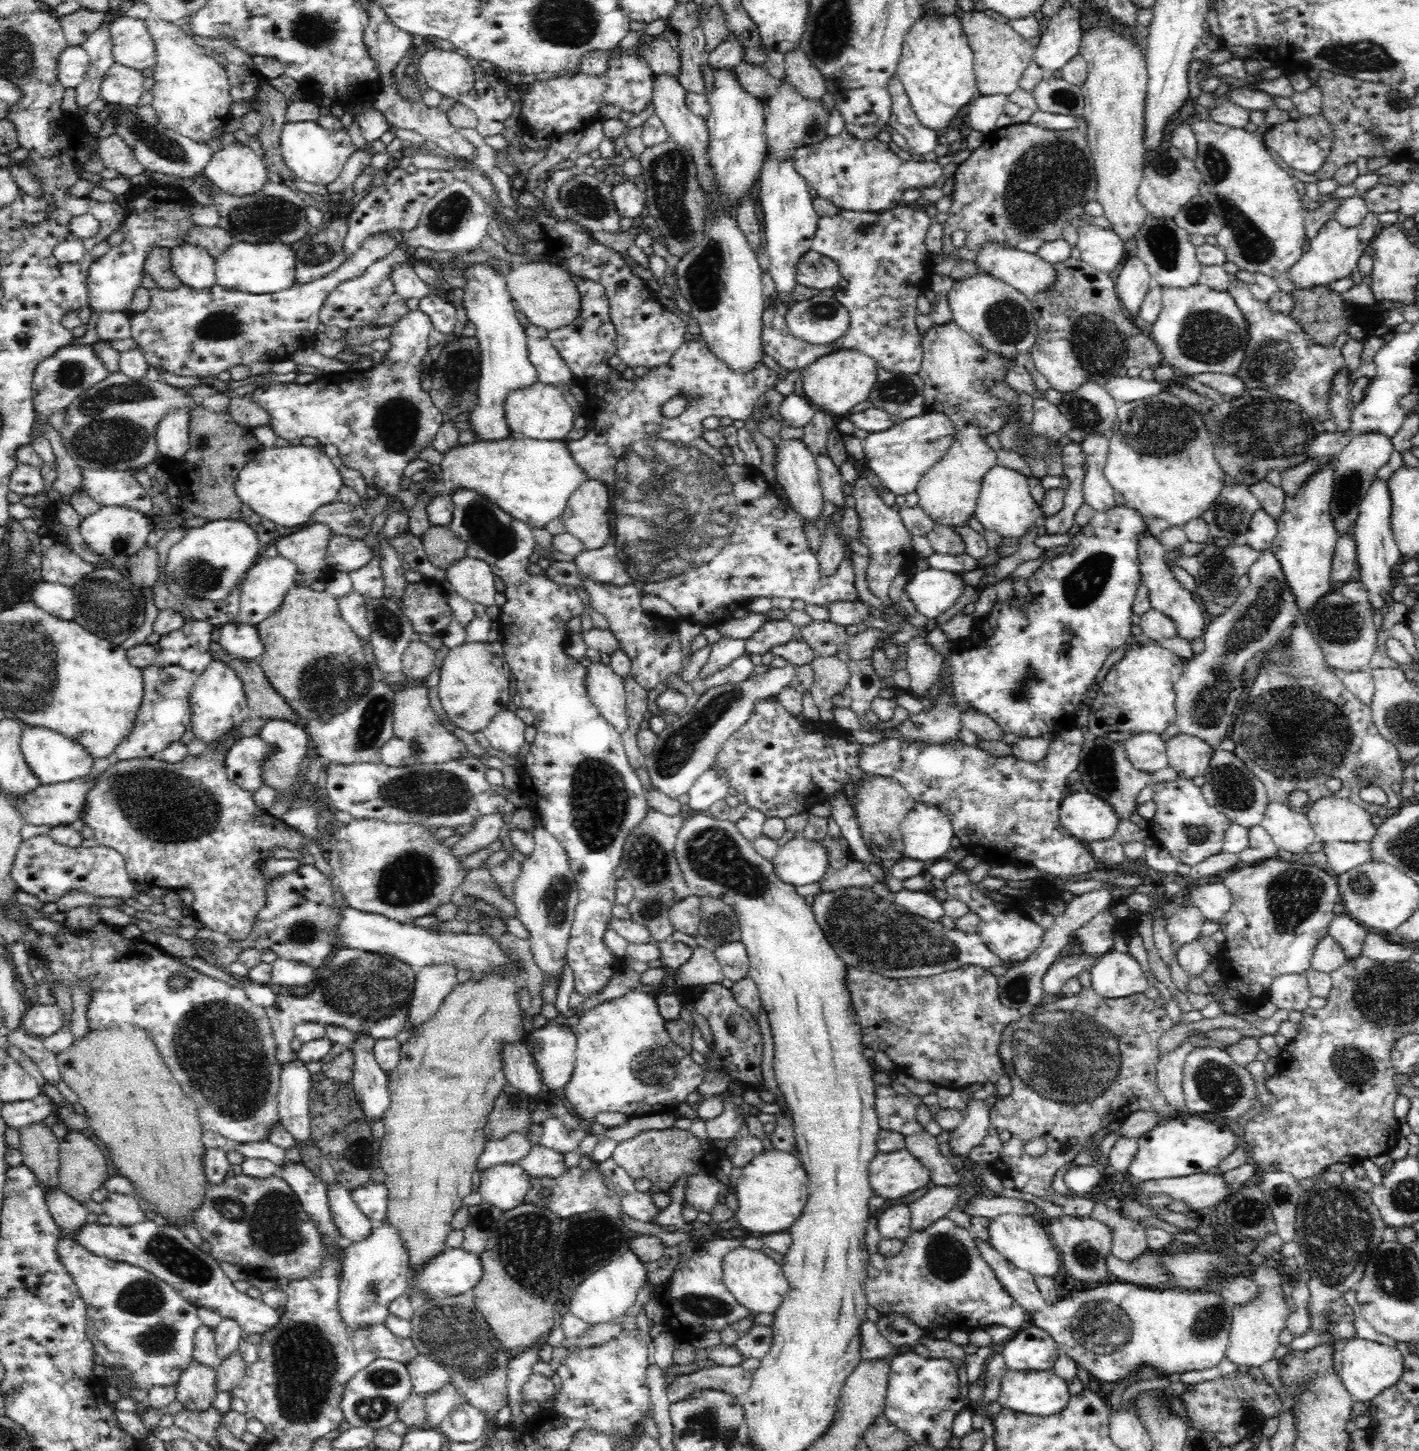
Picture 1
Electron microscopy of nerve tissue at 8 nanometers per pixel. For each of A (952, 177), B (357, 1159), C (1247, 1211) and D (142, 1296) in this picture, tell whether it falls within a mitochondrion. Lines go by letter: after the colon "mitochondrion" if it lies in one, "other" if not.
A: other
B: mitochondrion
C: mitochondrion
D: mitochondrion

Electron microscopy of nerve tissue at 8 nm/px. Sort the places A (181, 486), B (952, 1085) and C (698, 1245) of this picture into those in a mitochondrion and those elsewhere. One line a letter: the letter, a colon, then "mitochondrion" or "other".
A: other
B: other
C: other

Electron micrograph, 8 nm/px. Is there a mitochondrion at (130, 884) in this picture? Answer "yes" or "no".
no

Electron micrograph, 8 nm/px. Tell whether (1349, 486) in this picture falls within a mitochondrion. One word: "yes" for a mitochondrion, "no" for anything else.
yes

